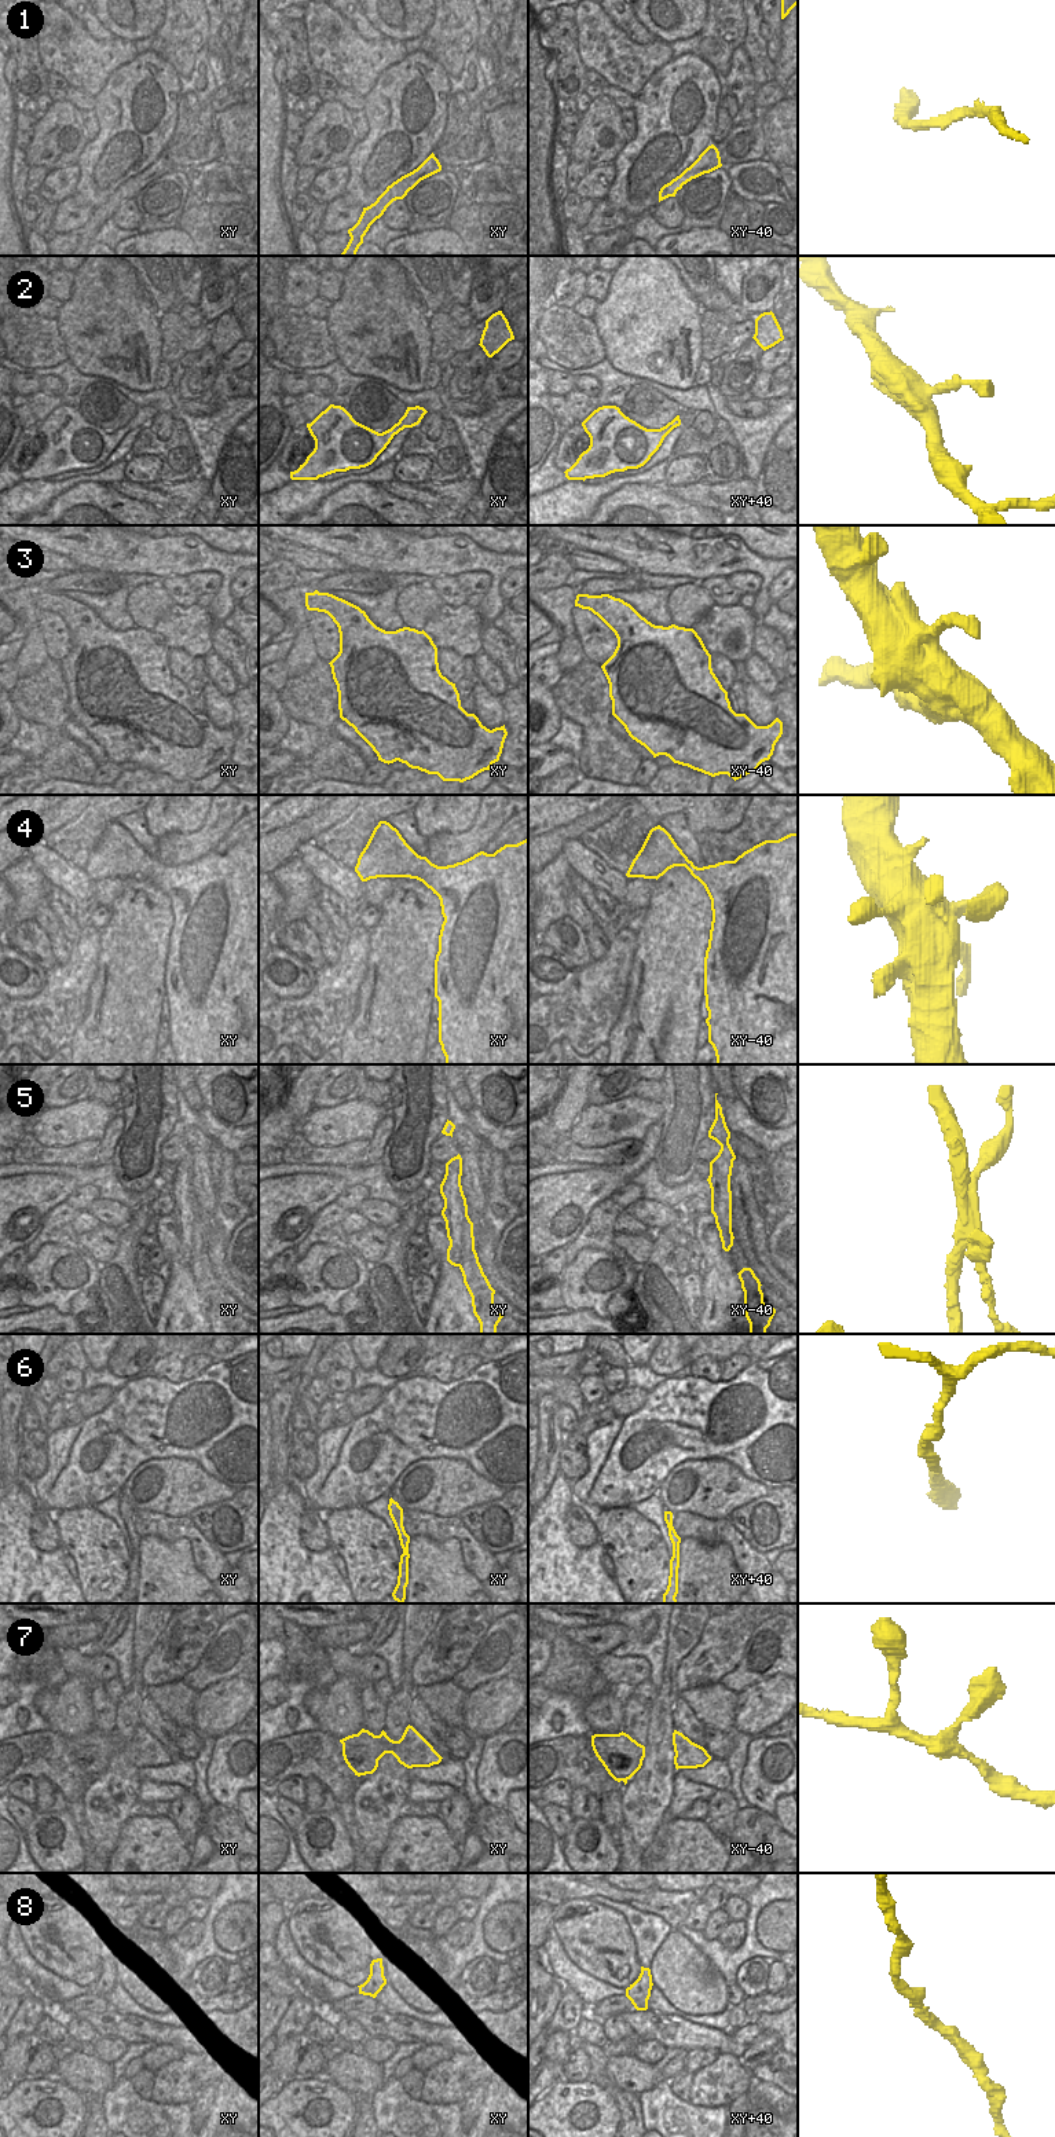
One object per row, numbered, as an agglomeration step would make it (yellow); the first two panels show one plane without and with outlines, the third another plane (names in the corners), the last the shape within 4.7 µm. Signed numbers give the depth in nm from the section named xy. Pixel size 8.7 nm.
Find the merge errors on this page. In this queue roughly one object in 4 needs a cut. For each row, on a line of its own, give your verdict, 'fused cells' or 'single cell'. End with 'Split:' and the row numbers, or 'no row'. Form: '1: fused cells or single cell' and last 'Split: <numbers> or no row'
1: single cell
2: single cell
3: single cell
4: single cell
5: fused cells
6: single cell
7: single cell
8: single cell
Split: 5

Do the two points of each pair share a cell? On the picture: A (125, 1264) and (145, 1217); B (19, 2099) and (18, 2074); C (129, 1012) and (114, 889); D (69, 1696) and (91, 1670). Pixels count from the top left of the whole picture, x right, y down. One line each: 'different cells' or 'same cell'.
A: same cell
B: different cells
C: different cells
D: different cells

